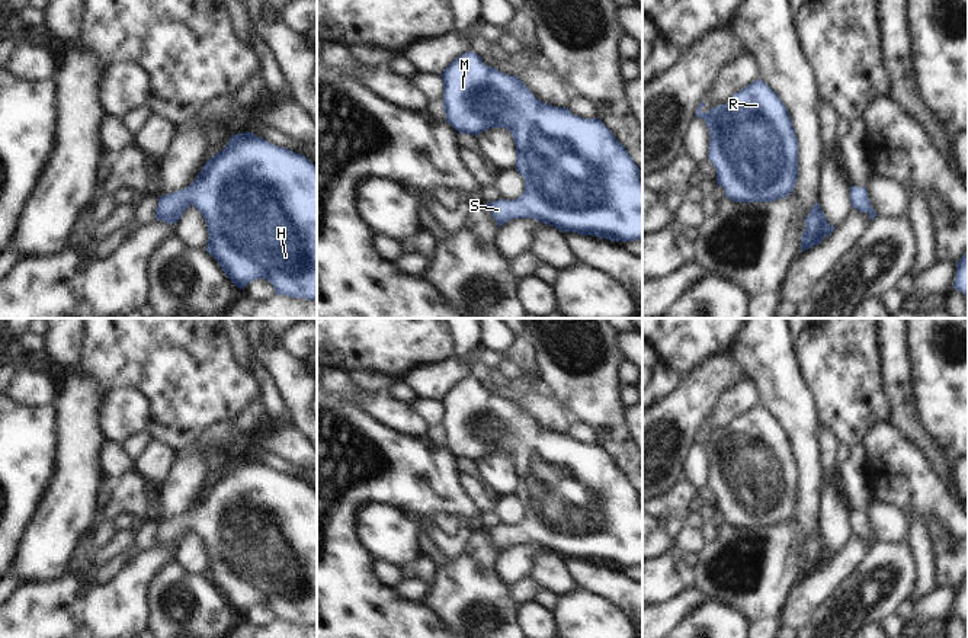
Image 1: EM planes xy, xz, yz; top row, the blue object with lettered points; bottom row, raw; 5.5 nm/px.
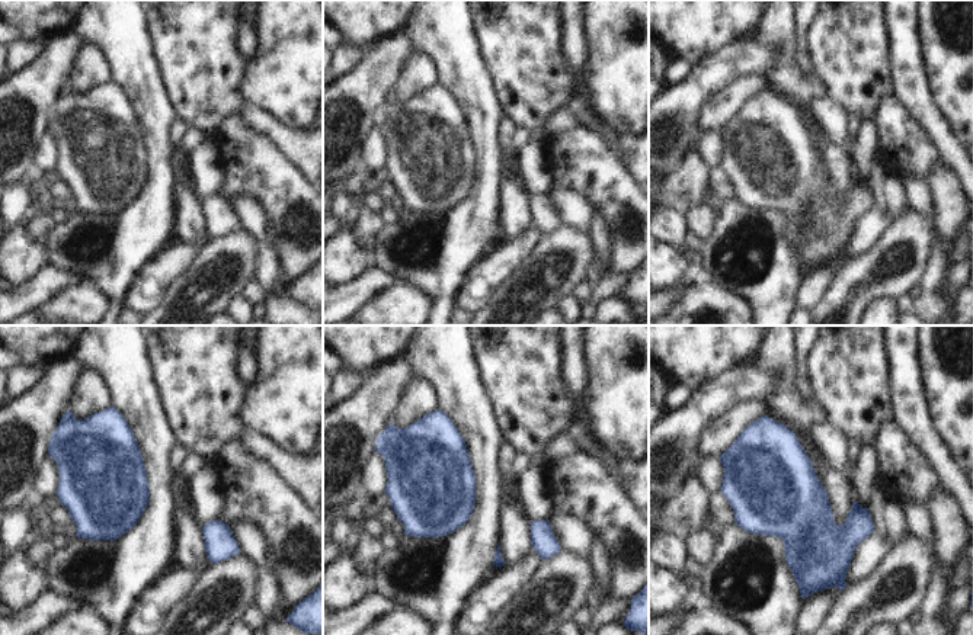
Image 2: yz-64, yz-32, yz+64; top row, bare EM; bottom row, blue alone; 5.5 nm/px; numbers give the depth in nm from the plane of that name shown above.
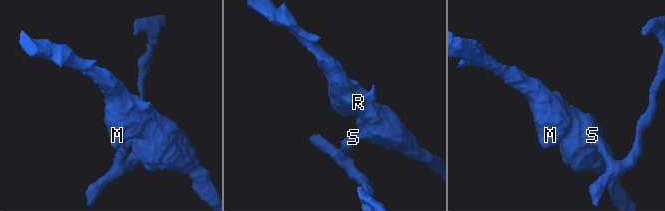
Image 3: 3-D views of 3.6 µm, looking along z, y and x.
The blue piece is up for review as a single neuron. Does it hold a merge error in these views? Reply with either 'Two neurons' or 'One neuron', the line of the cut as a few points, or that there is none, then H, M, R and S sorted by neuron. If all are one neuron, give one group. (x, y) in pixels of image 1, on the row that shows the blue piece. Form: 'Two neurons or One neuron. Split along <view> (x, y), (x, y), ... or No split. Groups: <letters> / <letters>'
One neuron. No split. Groups: H M R S.

